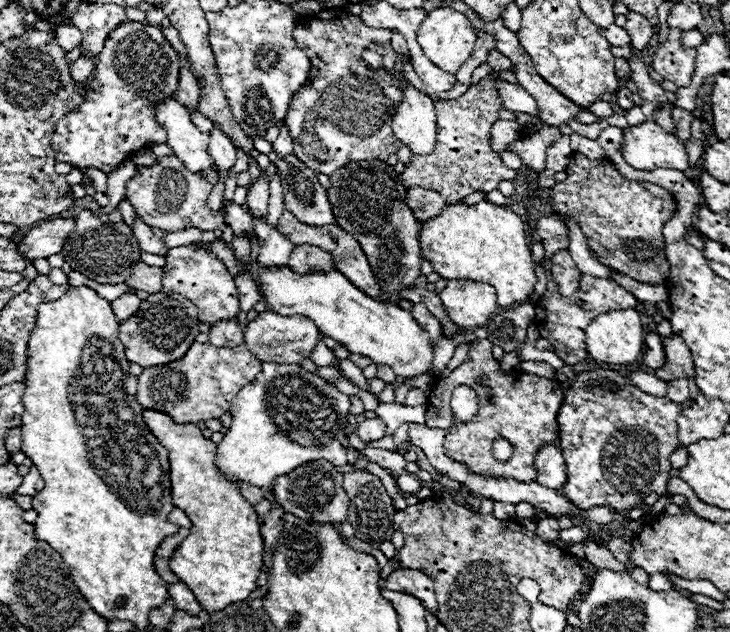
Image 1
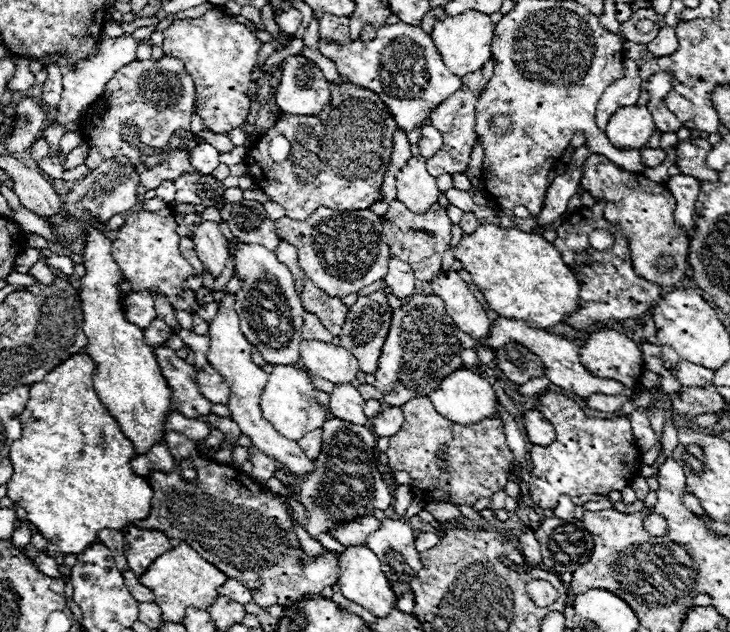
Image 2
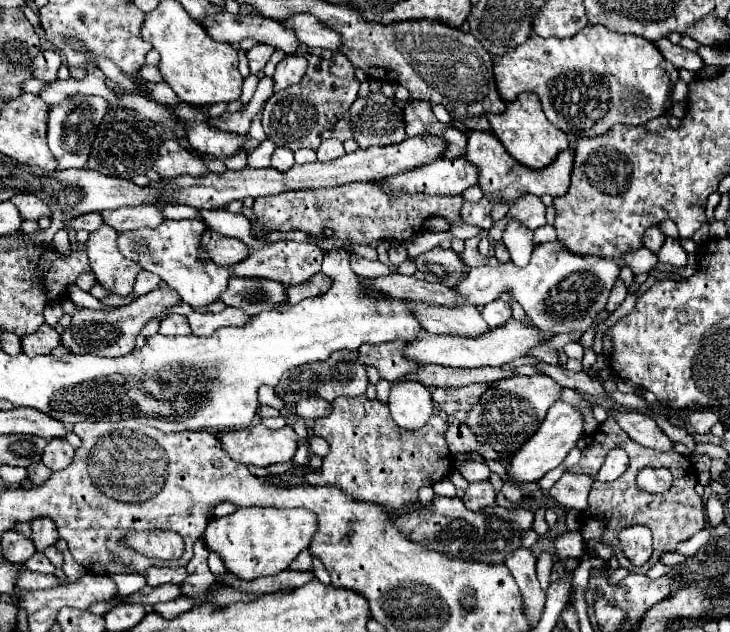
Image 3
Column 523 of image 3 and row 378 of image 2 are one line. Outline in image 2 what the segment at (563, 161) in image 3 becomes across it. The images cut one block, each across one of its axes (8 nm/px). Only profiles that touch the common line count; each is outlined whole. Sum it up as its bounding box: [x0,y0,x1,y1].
[154,348,212,418]

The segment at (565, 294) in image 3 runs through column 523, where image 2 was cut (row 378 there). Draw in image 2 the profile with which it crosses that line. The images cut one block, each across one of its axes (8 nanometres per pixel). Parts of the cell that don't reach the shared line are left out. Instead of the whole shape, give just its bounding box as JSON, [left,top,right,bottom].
[260,366,326,440]

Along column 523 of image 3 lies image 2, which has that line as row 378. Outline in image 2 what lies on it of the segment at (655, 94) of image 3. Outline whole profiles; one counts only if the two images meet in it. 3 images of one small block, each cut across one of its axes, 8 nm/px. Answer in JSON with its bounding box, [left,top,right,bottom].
[8,352,154,554]

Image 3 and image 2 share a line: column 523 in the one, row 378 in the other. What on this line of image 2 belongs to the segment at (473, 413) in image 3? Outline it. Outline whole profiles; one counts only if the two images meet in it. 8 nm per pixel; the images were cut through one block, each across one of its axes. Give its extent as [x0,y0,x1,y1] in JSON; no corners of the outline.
[374,294,482,406]

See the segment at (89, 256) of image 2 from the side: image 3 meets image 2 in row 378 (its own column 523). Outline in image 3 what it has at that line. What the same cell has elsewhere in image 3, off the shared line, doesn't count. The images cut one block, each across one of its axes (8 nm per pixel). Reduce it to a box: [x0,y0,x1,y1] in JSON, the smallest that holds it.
[486,92,570,170]

